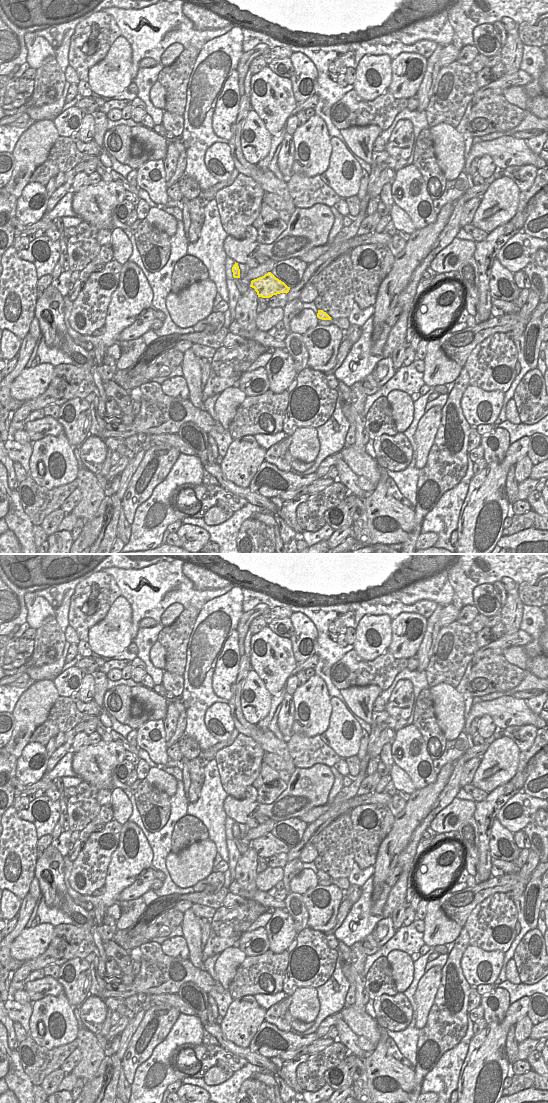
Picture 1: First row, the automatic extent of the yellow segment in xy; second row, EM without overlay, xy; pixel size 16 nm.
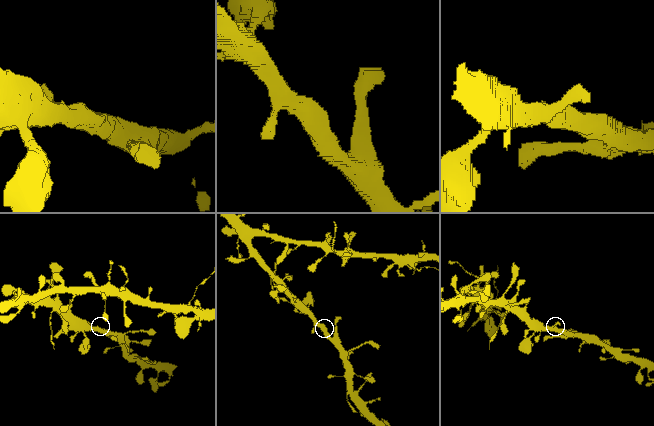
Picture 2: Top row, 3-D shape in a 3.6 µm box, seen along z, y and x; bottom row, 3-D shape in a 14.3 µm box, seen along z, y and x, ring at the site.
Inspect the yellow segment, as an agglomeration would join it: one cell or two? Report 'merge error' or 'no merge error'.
no merge error

